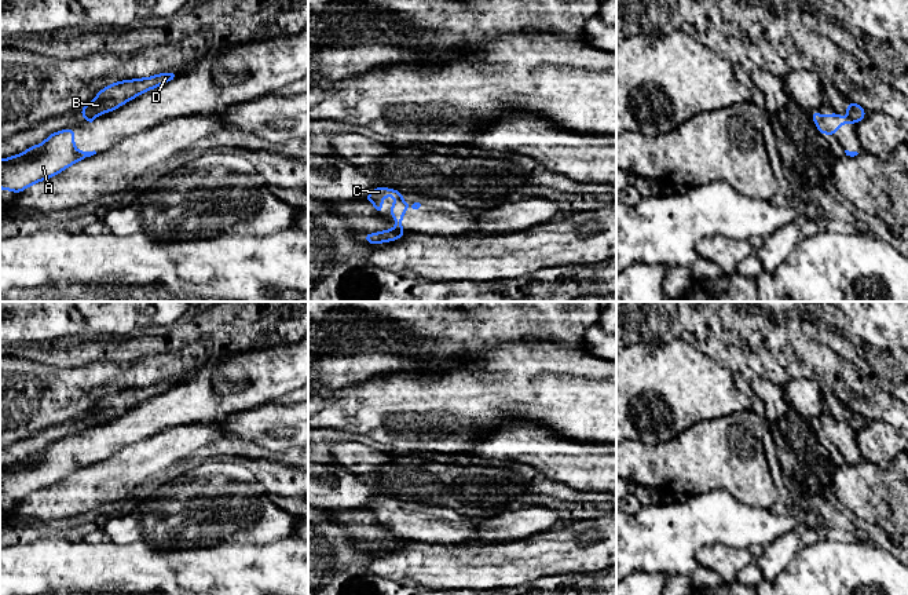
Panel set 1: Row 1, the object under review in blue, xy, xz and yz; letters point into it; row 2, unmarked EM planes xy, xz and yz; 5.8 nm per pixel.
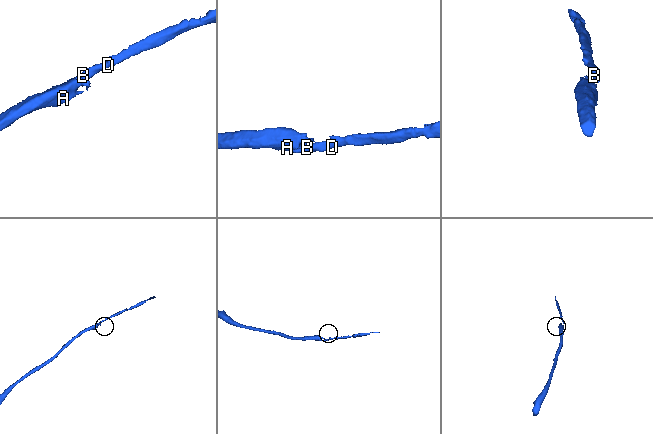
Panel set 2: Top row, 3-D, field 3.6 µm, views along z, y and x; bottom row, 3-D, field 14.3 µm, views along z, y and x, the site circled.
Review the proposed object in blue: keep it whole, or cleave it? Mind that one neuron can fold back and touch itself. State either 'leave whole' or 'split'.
split

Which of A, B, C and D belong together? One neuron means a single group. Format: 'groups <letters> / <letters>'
groups A C / B D

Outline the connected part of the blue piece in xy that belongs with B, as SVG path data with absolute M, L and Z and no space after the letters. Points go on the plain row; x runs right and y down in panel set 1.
M169 380L146 387L117 390L111 394L107 394L98 401L92 410L81 416L83 428L91 428L99 423L109 421L138 404L176 387L176 380Z

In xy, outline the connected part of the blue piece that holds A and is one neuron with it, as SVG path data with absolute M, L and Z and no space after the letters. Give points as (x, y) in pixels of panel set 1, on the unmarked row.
M74 438L51 442L41 453L26 460L0 468L0 497L21 501L26 496L50 488L76 470L96 463L96 460L78 460L74 456Z

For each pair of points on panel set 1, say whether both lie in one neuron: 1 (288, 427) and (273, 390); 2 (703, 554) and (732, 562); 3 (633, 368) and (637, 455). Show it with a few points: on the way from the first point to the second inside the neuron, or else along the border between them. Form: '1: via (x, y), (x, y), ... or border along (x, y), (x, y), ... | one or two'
1: border along (278, 400), (263, 402), (246, 411) | two
2: via (710, 557), (725, 561) | one
3: border along (630, 440), (647, 444), (665, 444), (670, 441) | two

